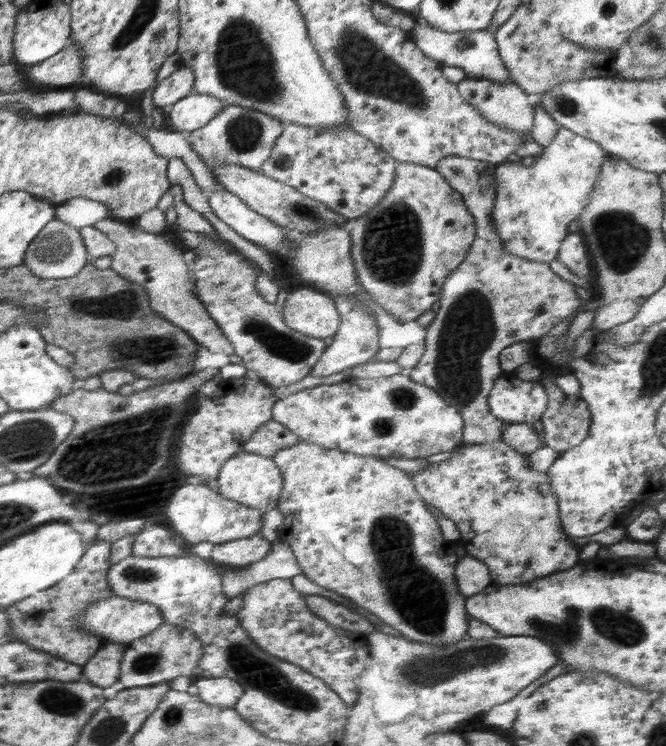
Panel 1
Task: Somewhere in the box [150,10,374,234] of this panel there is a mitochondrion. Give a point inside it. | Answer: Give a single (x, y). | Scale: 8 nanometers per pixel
(244, 63)

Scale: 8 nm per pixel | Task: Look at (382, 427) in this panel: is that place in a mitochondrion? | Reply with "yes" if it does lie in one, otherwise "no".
yes

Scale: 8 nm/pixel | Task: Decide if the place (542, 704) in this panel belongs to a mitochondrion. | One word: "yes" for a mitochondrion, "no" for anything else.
yes

